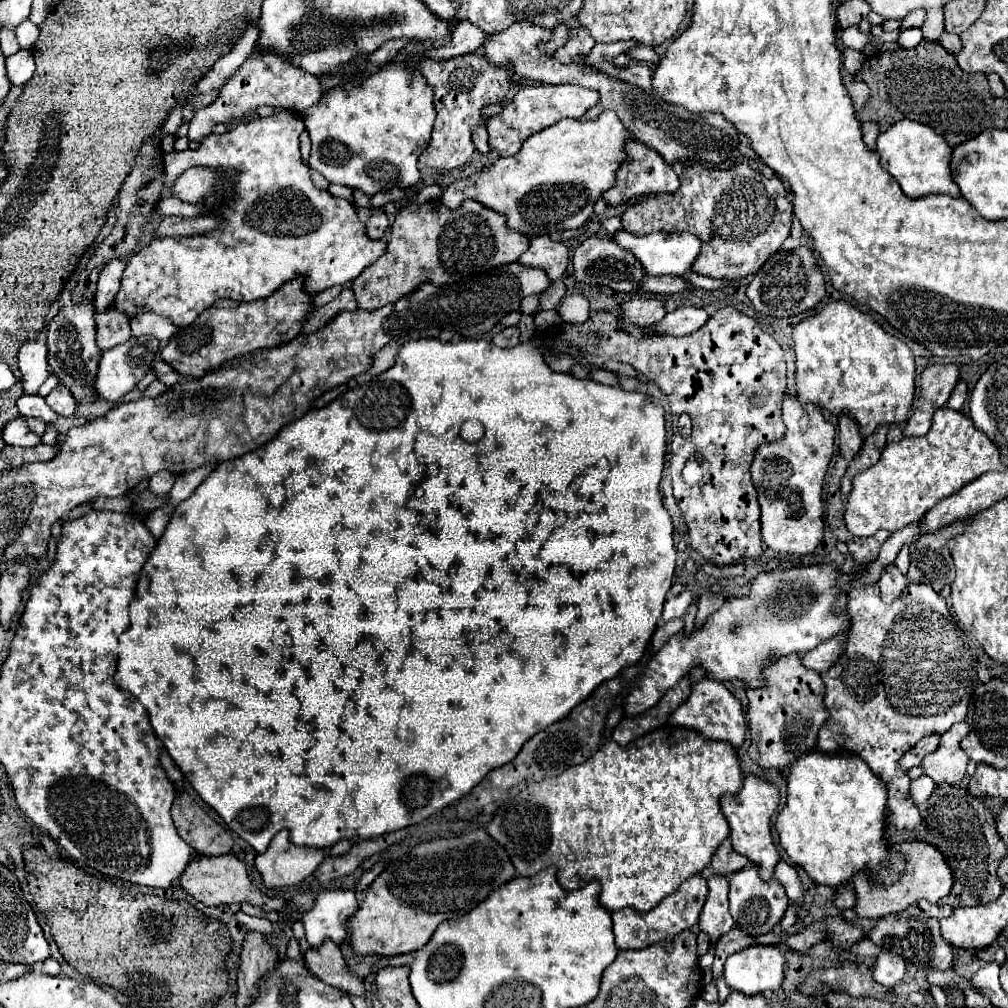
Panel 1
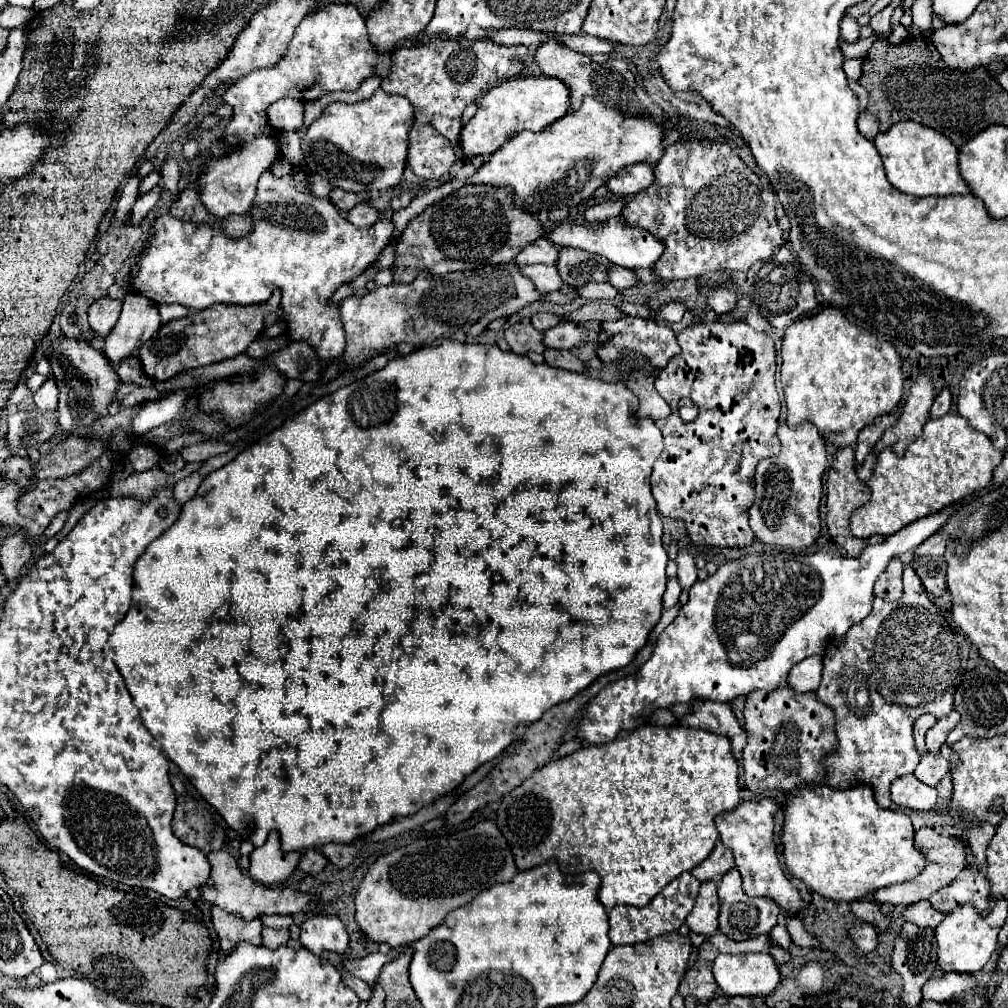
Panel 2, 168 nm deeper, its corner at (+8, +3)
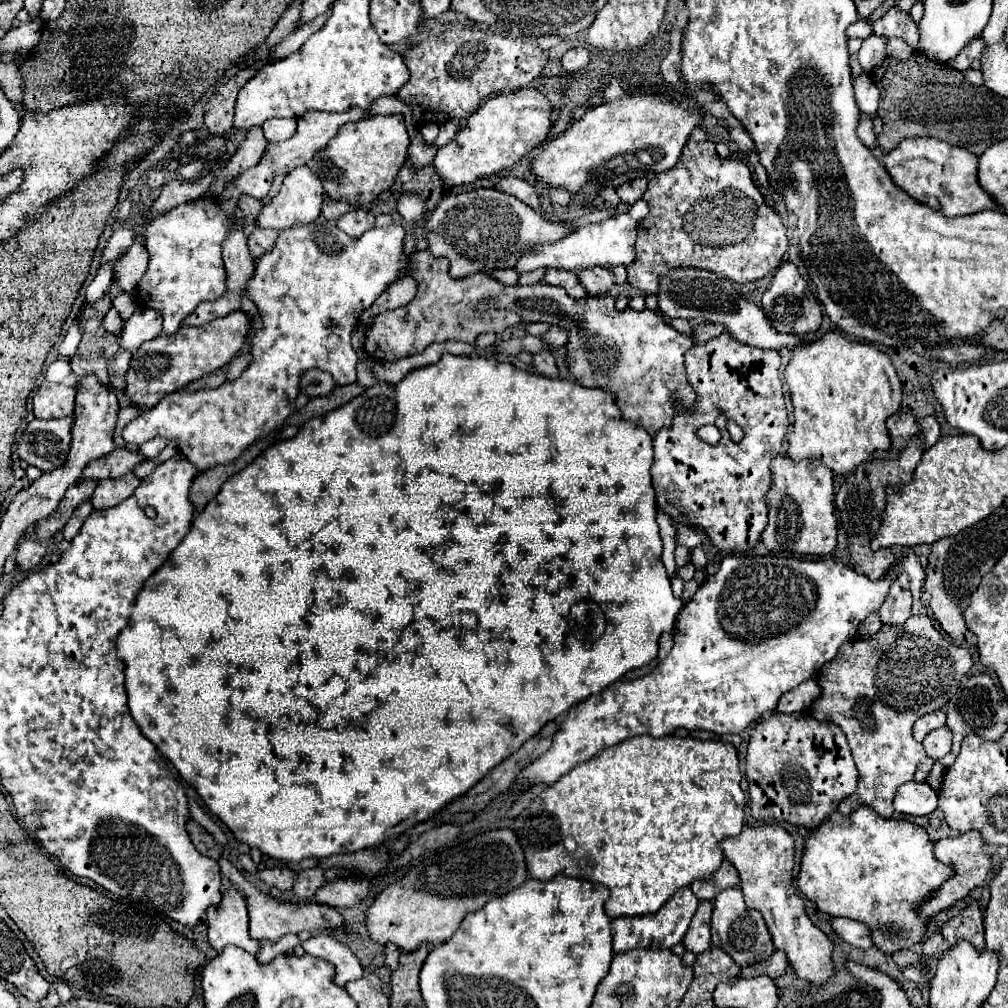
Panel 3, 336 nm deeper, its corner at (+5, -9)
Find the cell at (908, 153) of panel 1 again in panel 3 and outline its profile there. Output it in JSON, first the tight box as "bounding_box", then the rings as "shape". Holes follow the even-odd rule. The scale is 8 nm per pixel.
{"bounding_box":[881,138,999,218],"shape":[[[911,138],[911,140],[903,140],[899,148],[885,154],[881,162],[891,174],[897,188],[911,194],[913,200],[927,204],[949,218],[999,208],[997,202],[979,188],[977,156],[967,152],[965,148],[955,148],[939,140]]]}

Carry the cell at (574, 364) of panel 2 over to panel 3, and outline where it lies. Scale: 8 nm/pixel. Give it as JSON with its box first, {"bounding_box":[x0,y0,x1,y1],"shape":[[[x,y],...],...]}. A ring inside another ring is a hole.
{"bounding_box":[533,350,559,378],"shape":[[[549,350],[535,354],[533,362],[535,362],[535,368],[537,368],[539,374],[543,374],[547,378],[557,378],[559,370],[557,370],[557,364],[555,364],[555,356]]]}

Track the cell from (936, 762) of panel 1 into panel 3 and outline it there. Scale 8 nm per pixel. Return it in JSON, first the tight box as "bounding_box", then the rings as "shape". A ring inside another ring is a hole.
{"bounding_box":[923,726,951,760],"shape":[[[941,726],[933,732],[929,732],[923,740],[923,746],[925,746],[929,758],[941,760],[951,750],[951,730],[947,726]]]}

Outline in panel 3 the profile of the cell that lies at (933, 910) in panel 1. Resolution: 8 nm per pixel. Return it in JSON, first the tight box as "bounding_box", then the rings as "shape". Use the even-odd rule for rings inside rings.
{"bounding_box":[923,930,949,956],"shape":[[[939,930],[933,932],[933,934],[929,934],[925,938],[925,942],[923,942],[923,954],[925,956],[935,956],[935,954],[941,956],[943,952],[947,952],[947,948],[949,948],[949,944],[947,944],[945,936],[941,936]]]}

